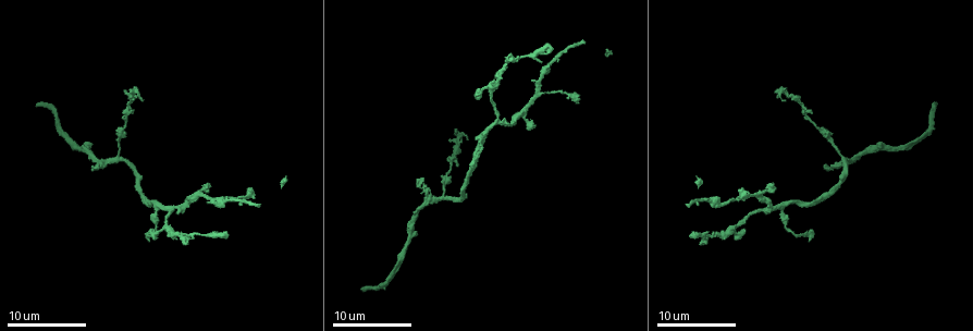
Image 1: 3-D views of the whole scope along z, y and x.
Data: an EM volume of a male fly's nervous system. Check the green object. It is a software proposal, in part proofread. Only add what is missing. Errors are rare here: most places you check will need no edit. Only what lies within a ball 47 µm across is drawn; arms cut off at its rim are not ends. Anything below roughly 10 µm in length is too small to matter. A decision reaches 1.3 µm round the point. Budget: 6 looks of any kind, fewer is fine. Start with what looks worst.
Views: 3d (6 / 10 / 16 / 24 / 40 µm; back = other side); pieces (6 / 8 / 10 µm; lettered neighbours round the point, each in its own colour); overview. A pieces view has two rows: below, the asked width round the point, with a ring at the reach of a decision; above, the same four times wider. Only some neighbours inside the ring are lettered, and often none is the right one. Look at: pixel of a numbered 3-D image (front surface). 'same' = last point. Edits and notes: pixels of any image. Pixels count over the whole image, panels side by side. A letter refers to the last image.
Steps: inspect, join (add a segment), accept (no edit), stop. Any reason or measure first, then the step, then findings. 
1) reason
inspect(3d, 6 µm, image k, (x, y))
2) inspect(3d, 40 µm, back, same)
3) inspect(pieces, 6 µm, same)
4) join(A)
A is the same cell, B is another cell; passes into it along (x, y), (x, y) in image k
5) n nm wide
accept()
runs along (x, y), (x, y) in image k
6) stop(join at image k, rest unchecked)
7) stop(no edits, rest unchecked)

inspect(pieces, 10 µm, image 1, (812, 238))

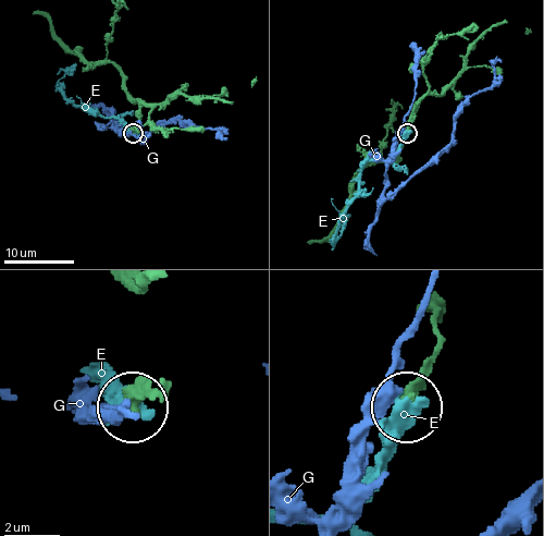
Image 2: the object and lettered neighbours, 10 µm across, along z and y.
accept()
E and G are other cells; runs along (433, 300), (433, 363), (407, 402) in image 2; no lettered segment goes on from it

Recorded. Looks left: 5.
an open end
inspect(pieces, 6 µm, image 1, (478, 97))

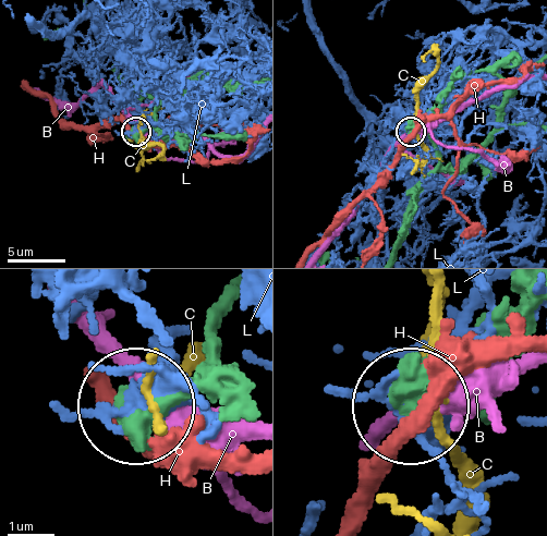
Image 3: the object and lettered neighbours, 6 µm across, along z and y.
accept()
B, C, H and L are other cells; no lettered segment goes on from it

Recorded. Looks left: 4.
an open end
inspect(pieces, 6 µm, image 1, (825, 168))

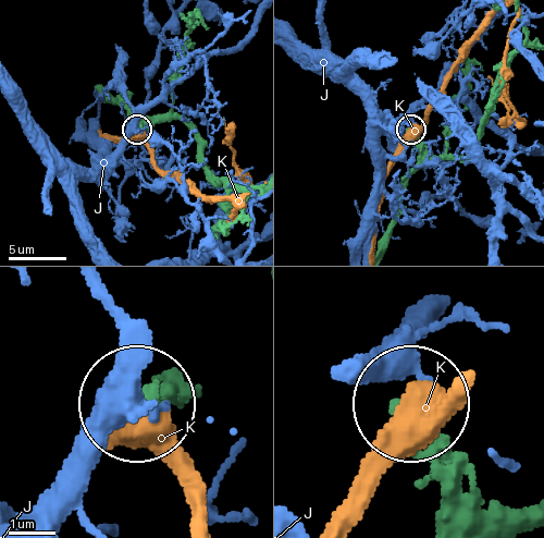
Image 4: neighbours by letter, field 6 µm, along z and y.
accept()
J and K are other cells; none of them fits

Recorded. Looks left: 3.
stop(no edits, rest unchecked)

